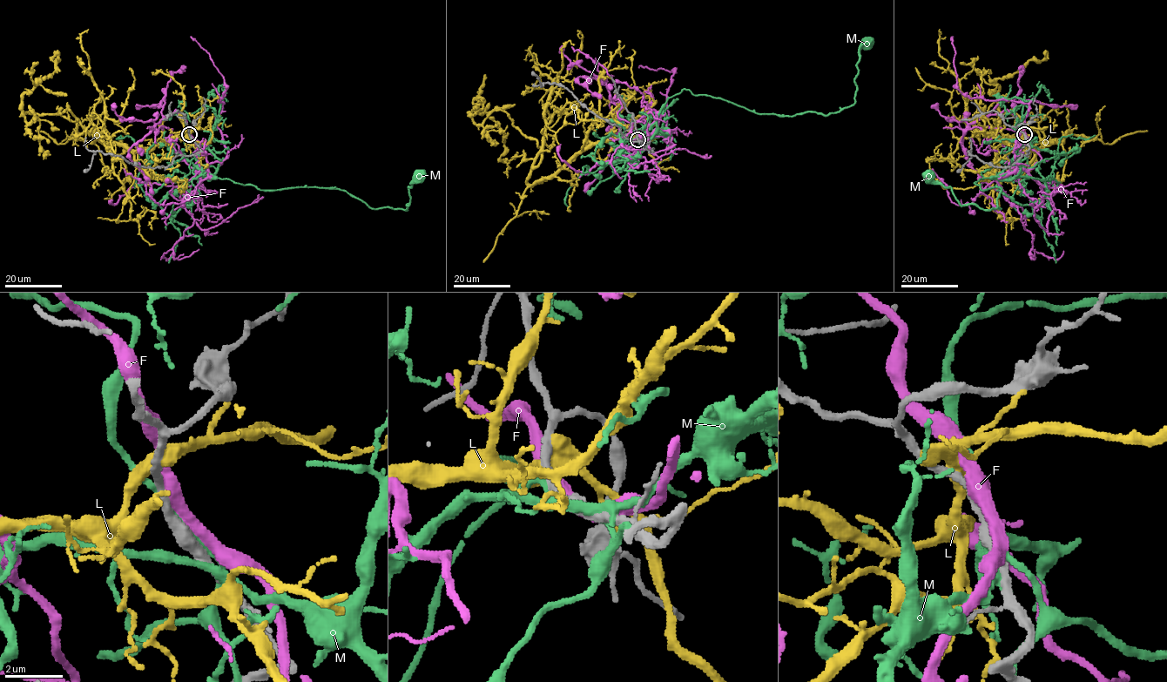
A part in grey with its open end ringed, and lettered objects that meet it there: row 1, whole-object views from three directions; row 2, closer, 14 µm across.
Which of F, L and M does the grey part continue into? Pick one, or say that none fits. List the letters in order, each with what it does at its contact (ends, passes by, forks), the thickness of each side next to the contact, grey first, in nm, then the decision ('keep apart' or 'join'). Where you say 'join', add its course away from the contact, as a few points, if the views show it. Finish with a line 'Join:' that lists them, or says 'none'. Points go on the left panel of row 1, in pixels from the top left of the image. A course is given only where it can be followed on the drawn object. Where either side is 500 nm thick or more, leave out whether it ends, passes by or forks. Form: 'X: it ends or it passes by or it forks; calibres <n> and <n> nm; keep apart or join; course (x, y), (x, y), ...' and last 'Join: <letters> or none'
F: it passes by; calibres 360 and 440 nm; join; course (190, 136), (201, 149), (198, 172), (225, 158), (215, 124), (224, 77), (190, 37)
L: it passes by; calibres 280 and 480 nm; keep apart
M: it forks; calibres 440 and 150 nm; keep apart
Join: F

